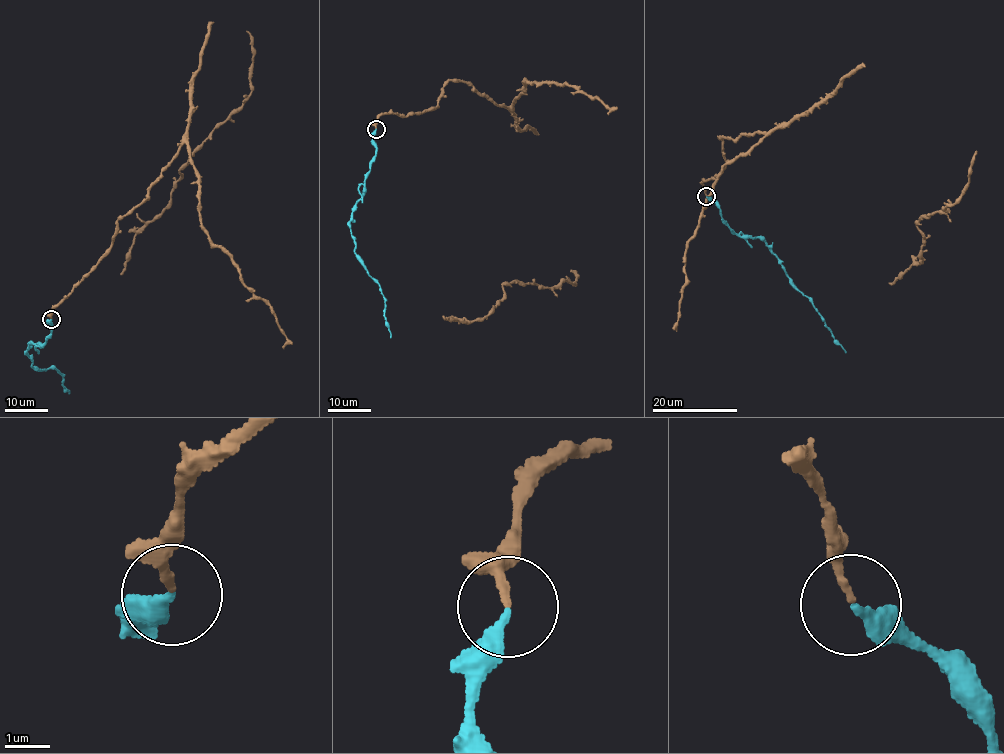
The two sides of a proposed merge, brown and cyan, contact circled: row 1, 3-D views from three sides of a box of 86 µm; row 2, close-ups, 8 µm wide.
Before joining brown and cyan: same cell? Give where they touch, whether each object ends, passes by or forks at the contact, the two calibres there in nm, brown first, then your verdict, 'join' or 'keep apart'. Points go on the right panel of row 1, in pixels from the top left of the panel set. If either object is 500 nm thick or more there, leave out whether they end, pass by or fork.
place (706, 196); brown ends; cyan ends; calibres 170 and 240 nm; join

